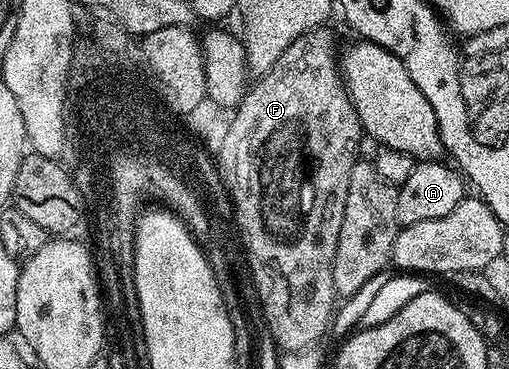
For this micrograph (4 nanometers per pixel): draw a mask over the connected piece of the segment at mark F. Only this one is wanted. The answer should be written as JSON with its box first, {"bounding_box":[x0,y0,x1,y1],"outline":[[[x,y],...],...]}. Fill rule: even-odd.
{"bounding_box":[217,29,365,352],"outline":[[[327,29],[310,30],[302,34],[297,40],[293,40],[293,44],[289,44],[289,48],[285,48],[285,52],[281,52],[277,64],[273,64],[273,68],[265,71],[260,77],[263,79],[255,87],[252,85],[244,93],[242,102],[232,113],[236,114],[232,116],[231,123],[228,124],[227,131],[223,134],[223,143],[219,146],[219,156],[217,154],[218,177],[227,185],[227,194],[231,197],[232,204],[235,205],[233,225],[244,230],[247,244],[251,246],[255,274],[258,274],[258,283],[253,287],[253,290],[257,295],[258,304],[260,302],[263,305],[264,312],[267,313],[266,327],[269,330],[277,330],[277,326],[281,326],[281,322],[277,320],[281,314],[285,314],[285,316],[291,314],[291,316],[297,316],[297,318],[301,314],[301,318],[303,318],[303,336],[305,338],[297,338],[299,342],[280,344],[278,349],[283,352],[310,351],[315,346],[315,342],[322,340],[323,333],[325,335],[328,333],[333,321],[333,315],[337,309],[337,295],[333,284],[333,260],[337,252],[337,240],[341,236],[341,224],[345,216],[345,202],[349,196],[349,180],[355,163],[360,157],[359,141],[364,141],[365,138],[363,126],[359,123],[355,106],[351,102],[350,94],[347,93],[347,83],[343,80],[341,58],[337,50],[335,54],[335,34]]]}

